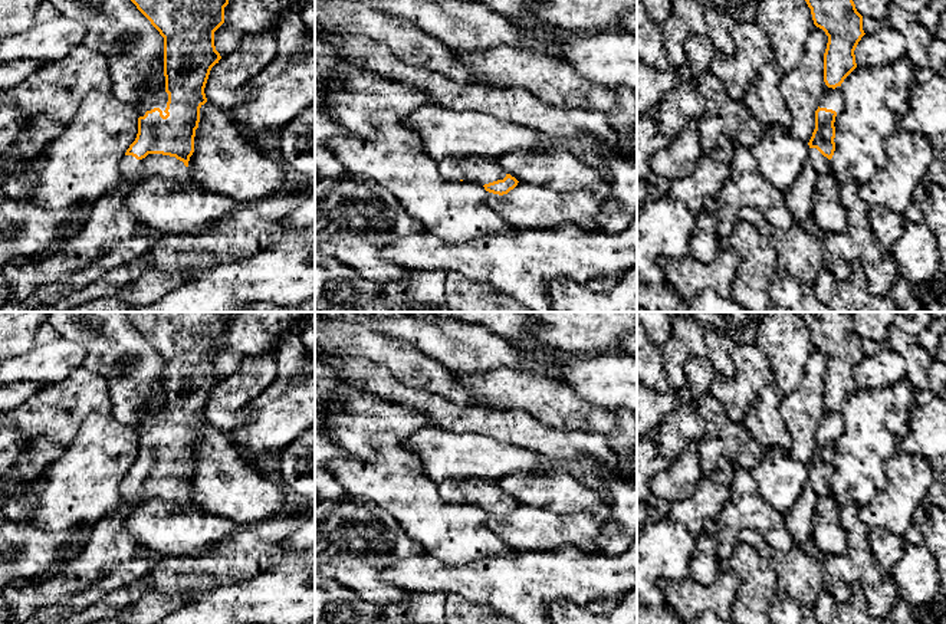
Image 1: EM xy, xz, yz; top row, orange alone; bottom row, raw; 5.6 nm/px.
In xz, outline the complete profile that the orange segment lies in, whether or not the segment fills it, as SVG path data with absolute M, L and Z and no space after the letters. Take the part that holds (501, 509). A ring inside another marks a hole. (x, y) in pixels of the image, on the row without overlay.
M444 480L438 483L438 492L449 503L480 506L486 513L499 518L508 516L519 505L497 482L492 480Z

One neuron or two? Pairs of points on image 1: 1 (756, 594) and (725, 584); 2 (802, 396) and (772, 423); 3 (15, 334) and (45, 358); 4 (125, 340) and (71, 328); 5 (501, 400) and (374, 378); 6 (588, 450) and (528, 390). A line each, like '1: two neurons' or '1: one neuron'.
1: two neurons
2: two neurons
3: two neurons
4: one neuron
5: two neurons
6: two neurons

